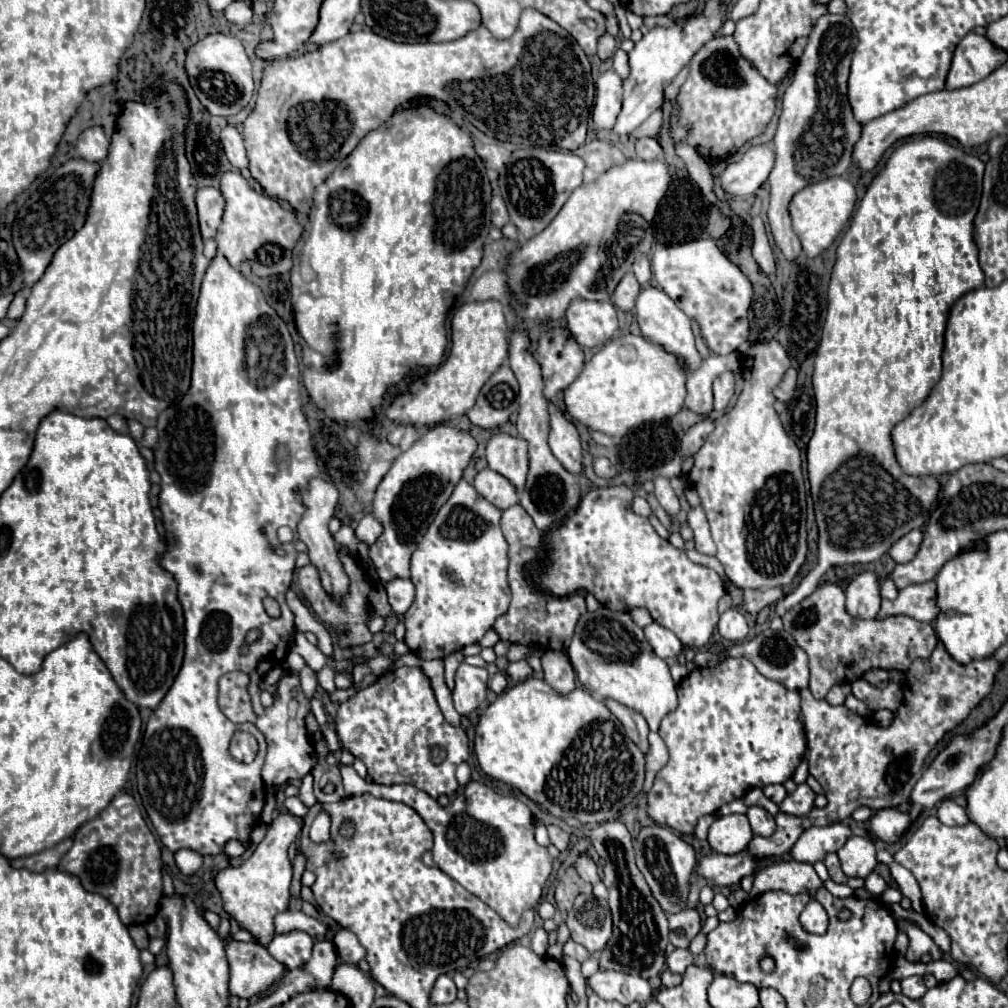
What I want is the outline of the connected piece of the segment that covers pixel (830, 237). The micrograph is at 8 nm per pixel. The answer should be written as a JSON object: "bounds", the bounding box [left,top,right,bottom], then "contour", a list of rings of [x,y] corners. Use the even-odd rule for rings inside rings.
{"bounds":[789,177,857,257],"contour":[[[829,177],[825,181],[807,185],[793,197],[793,201],[789,203],[791,225],[797,237],[801,239],[801,245],[807,257],[817,257],[827,247],[831,247],[835,237],[843,231],[845,223],[849,221],[855,201],[857,201],[855,187],[845,177]]]}

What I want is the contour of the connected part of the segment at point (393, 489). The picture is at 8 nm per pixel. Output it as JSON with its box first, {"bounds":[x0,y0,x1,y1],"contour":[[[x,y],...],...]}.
{"bounds":[369,425,477,581],"contour":[[[435,425],[393,461],[393,467],[379,483],[373,499],[373,515],[383,523],[385,531],[375,545],[371,545],[369,557],[373,559],[381,581],[409,577],[411,553],[423,539],[437,511],[461,481],[475,449],[477,441],[467,431],[449,425]]]}

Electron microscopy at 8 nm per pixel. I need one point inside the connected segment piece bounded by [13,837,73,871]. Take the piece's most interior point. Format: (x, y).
(50, 857)

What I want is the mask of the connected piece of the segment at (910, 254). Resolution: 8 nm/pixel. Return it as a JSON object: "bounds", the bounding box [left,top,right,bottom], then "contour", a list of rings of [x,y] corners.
{"bounds":[775,135,985,617],"contour":[[[923,135],[917,139],[907,139],[905,143],[897,145],[889,159],[885,161],[885,167],[873,177],[873,181],[869,183],[865,197],[859,201],[855,215],[851,219],[849,229],[845,231],[839,247],[837,247],[837,259],[831,271],[831,281],[829,281],[829,289],[827,289],[827,299],[829,299],[829,307],[827,307],[827,319],[823,325],[823,337],[817,349],[817,359],[814,362],[813,373],[813,391],[815,401],[817,401],[817,423],[813,431],[813,437],[807,445],[807,471],[809,471],[809,483],[811,483],[811,497],[815,503],[815,515],[817,515],[817,525],[819,525],[819,563],[813,571],[809,571],[809,575],[797,585],[797,589],[793,589],[791,593],[787,593],[775,607],[775,613],[781,617],[787,609],[791,609],[793,605],[797,605],[801,599],[805,599],[807,595],[811,595],[817,585],[819,579],[823,577],[823,573],[829,567],[837,567],[837,565],[857,565],[857,563],[871,563],[877,561],[899,537],[903,537],[905,533],[909,533],[911,529],[923,527],[923,523],[929,517],[931,505],[937,499],[939,493],[939,483],[935,477],[909,477],[901,471],[899,463],[895,461],[895,453],[893,453],[893,445],[891,445],[891,429],[893,425],[897,425],[903,417],[909,415],[911,409],[919,407],[925,397],[929,395],[931,387],[939,381],[941,377],[941,353],[943,353],[943,335],[945,335],[945,325],[947,325],[947,315],[951,305],[963,297],[965,293],[979,289],[985,283],[985,273],[979,265],[979,257],[977,257],[977,245],[973,241],[973,219],[977,215],[979,209],[979,195],[981,195],[981,161],[969,153],[965,153],[963,149],[949,145],[947,141],[943,141],[941,137],[935,135]]]}

